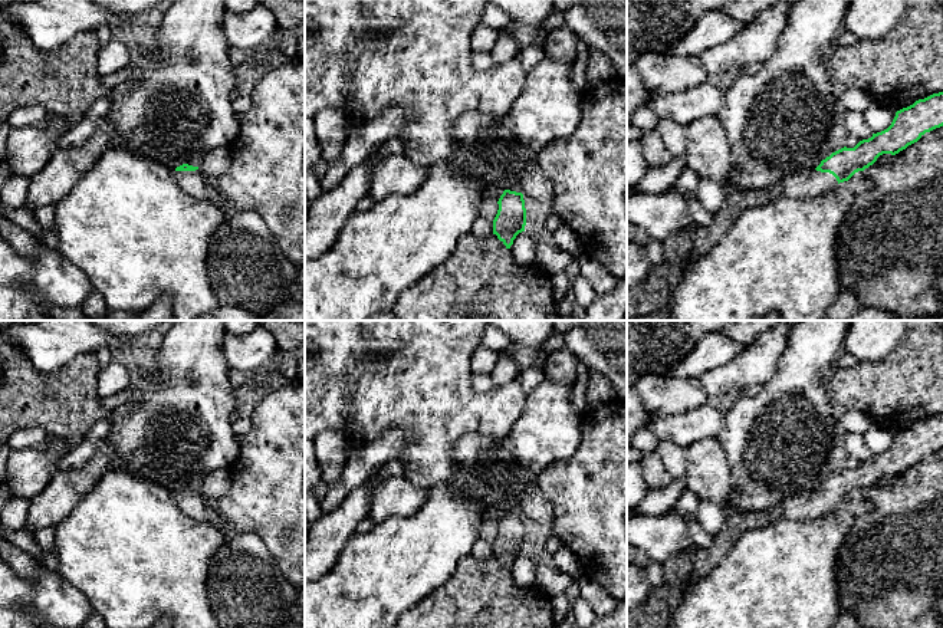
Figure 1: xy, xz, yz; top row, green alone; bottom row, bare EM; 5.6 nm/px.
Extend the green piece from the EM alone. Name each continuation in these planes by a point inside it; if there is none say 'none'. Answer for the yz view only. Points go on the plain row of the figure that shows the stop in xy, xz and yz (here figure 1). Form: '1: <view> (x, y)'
1: yz (811, 505)

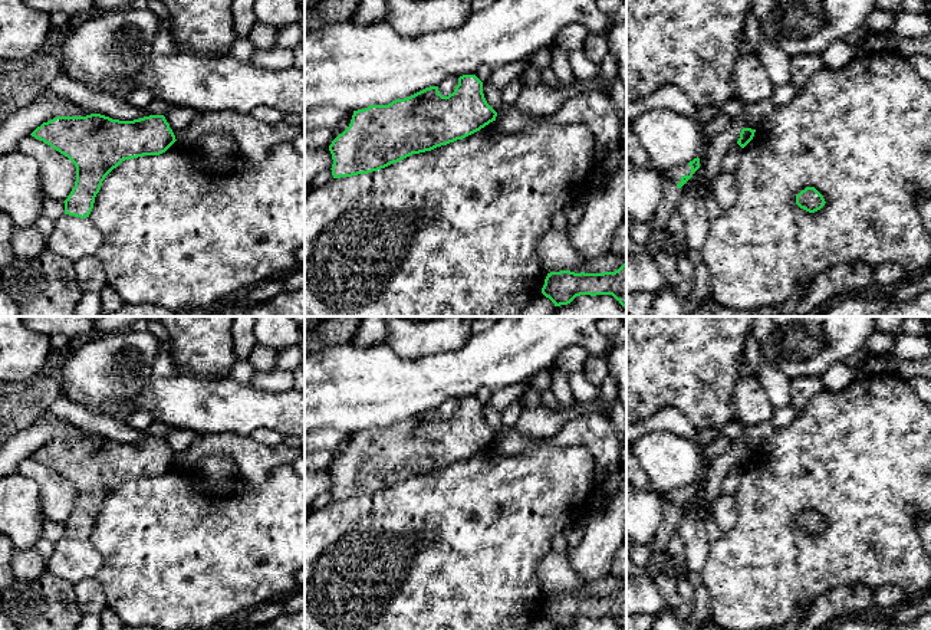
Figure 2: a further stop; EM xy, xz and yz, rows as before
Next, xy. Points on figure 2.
none

